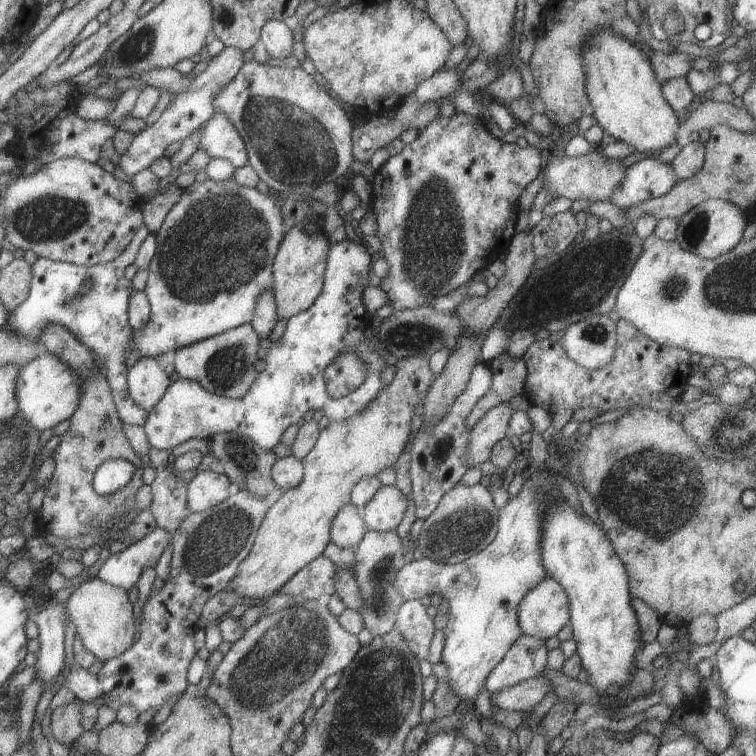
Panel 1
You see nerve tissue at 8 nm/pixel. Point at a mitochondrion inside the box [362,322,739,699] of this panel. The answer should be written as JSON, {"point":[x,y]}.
{"point":[624,491]}

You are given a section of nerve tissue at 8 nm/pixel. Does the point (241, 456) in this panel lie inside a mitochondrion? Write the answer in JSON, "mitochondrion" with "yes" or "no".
{"mitochondrion":"yes"}

